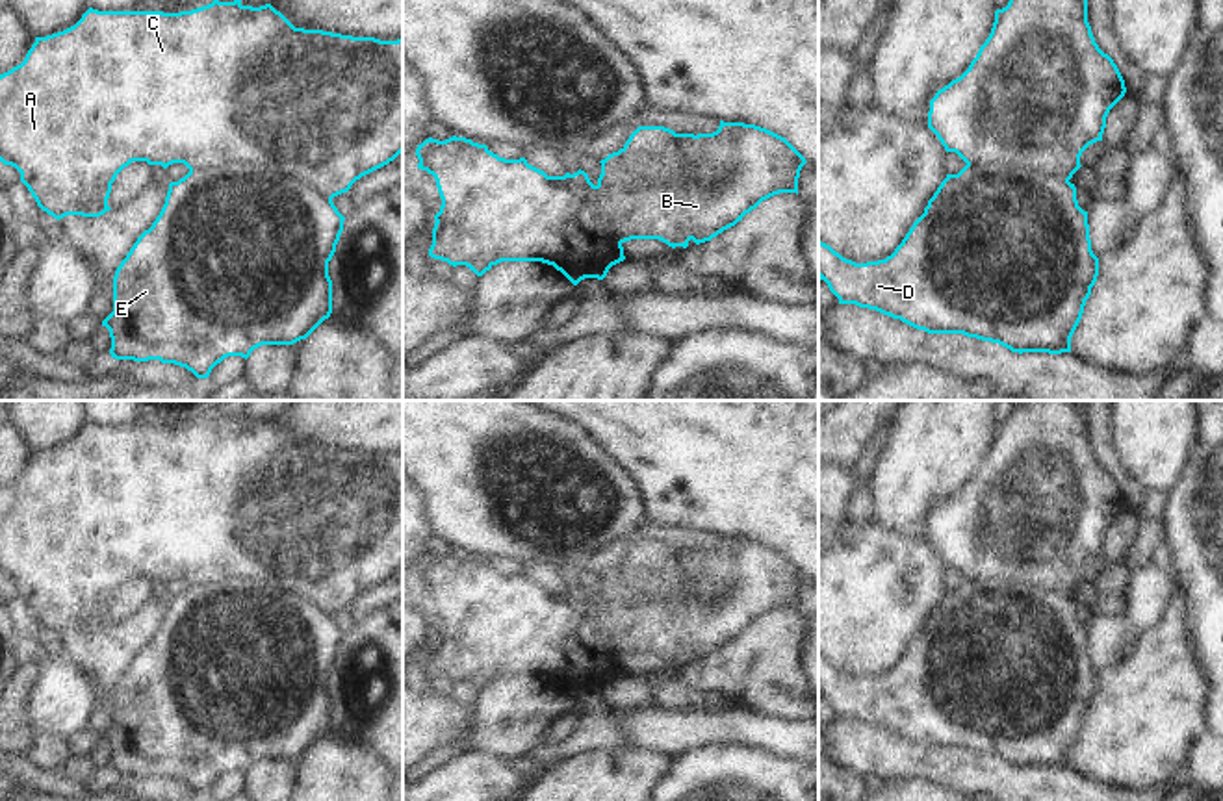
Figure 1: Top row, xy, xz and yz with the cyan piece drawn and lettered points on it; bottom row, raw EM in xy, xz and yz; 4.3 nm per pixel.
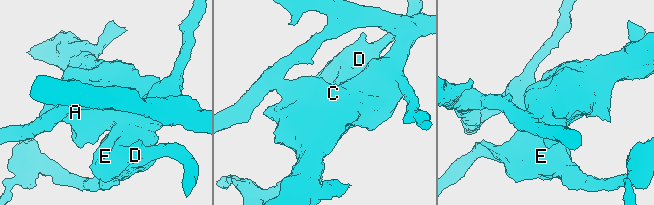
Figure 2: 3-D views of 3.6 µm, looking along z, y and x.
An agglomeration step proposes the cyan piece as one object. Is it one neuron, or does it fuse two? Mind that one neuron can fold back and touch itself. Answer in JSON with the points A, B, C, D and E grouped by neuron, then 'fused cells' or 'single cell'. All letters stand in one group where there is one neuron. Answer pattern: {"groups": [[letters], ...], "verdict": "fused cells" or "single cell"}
{"groups": [["A", "B", "C"], ["D", "E"]], "verdict": "fused cells"}

